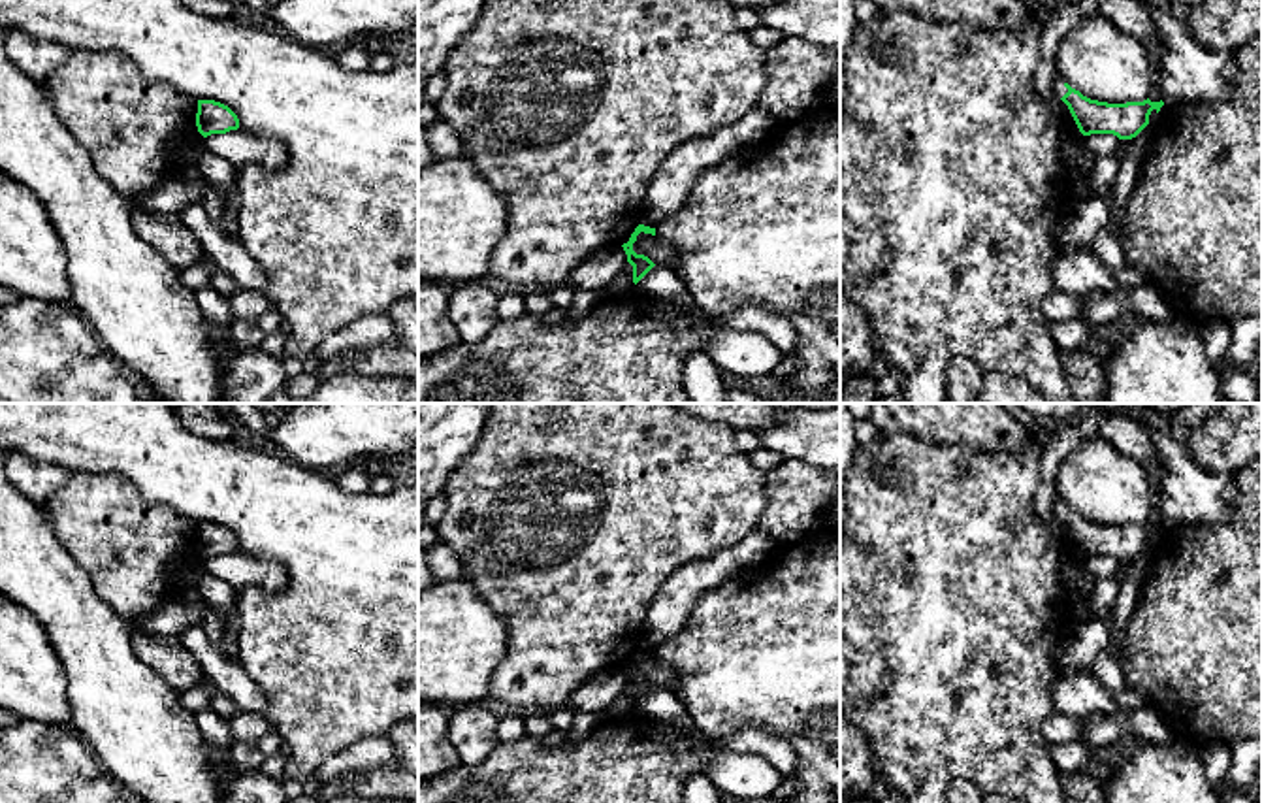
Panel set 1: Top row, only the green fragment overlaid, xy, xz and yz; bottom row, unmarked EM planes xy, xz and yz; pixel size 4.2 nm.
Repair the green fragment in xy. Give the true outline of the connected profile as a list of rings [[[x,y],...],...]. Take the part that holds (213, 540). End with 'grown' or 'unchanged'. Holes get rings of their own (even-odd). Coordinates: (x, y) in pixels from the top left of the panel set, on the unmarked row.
[[[198,522],[196,549],[198,554],[207,560],[211,556],[237,552],[239,541],[228,528],[220,524]]]; unchanged

